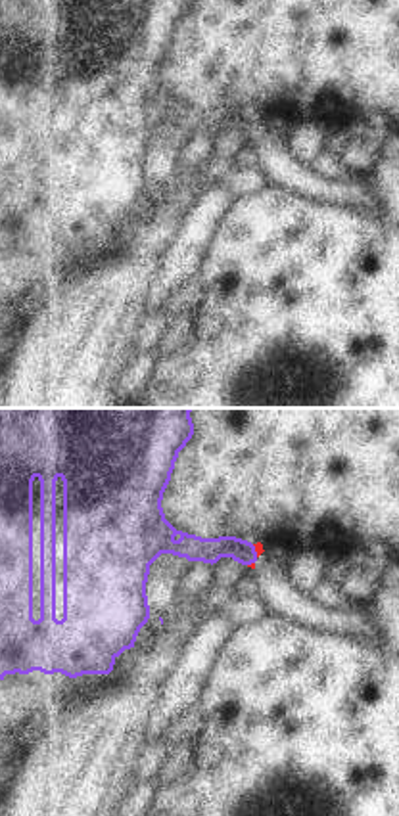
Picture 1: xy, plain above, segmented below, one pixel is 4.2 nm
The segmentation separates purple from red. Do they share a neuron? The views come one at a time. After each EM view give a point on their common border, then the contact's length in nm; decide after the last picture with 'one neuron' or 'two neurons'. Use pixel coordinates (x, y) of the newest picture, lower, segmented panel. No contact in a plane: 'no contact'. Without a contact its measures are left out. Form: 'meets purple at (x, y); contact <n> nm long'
meets purple at (254, 550); contact 60 nm long

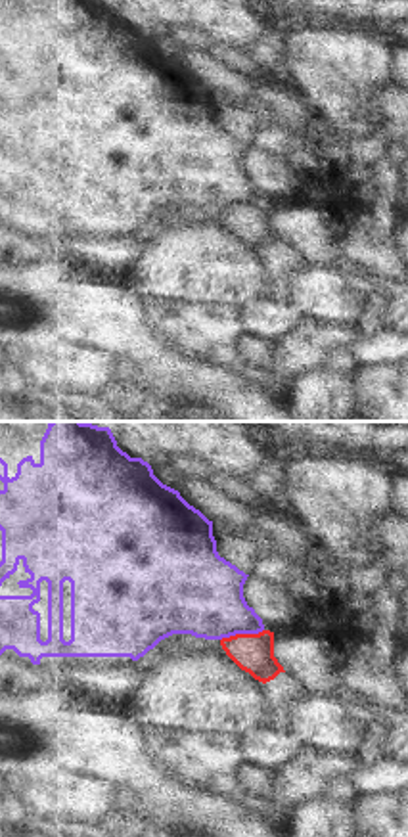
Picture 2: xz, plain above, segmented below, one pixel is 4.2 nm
meets purple at (242, 633); contact 190 nm long

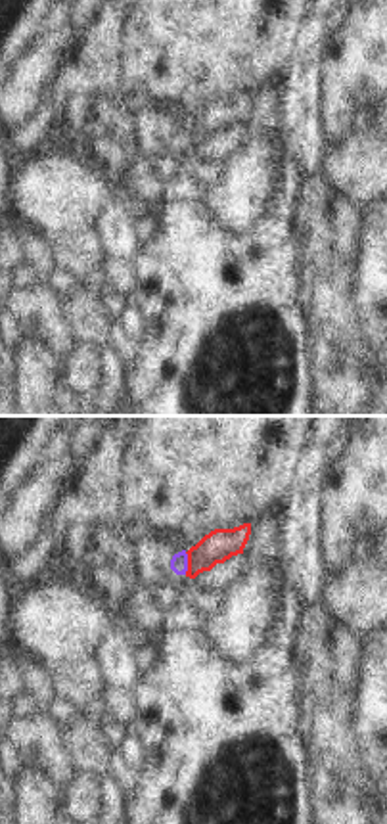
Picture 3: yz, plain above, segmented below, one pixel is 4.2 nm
meets purple at (186, 564); contact 100 nm long

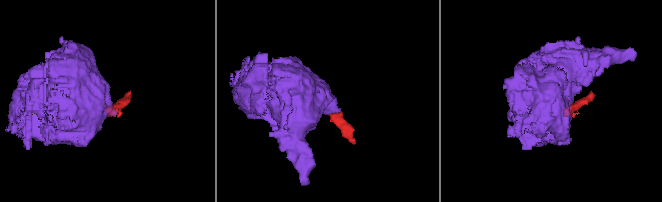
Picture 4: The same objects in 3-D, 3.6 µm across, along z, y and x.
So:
two neurons

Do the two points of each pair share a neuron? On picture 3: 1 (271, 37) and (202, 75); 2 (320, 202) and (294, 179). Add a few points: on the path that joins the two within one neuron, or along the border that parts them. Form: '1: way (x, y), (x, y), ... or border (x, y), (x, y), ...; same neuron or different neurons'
1: way (253, 37), (240, 37), (219, 58); same neuron
2: border (305, 177), (299, 188), (297, 221), (294, 225); different neurons

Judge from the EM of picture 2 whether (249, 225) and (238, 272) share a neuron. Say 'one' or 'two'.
two

